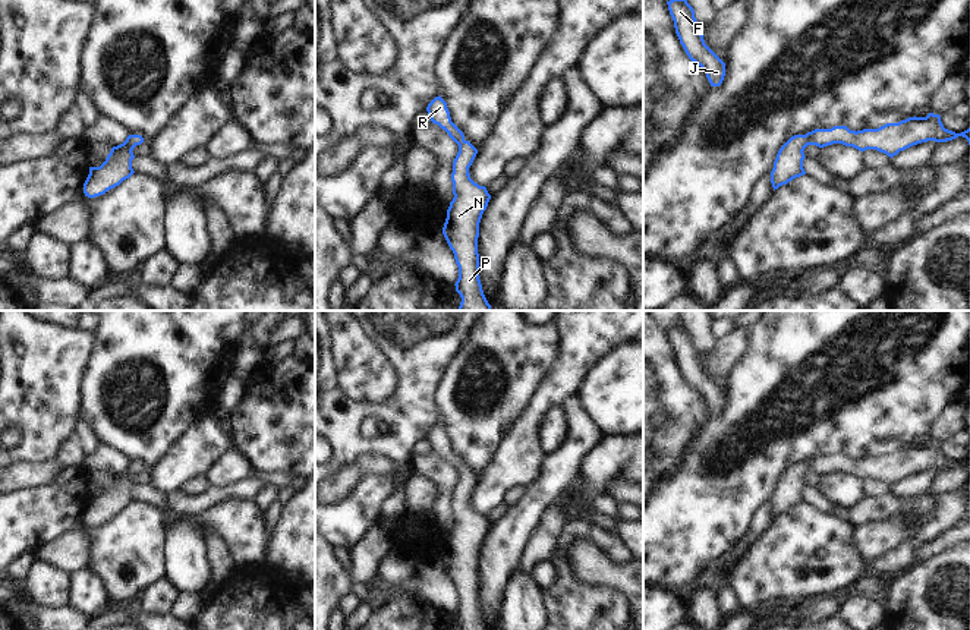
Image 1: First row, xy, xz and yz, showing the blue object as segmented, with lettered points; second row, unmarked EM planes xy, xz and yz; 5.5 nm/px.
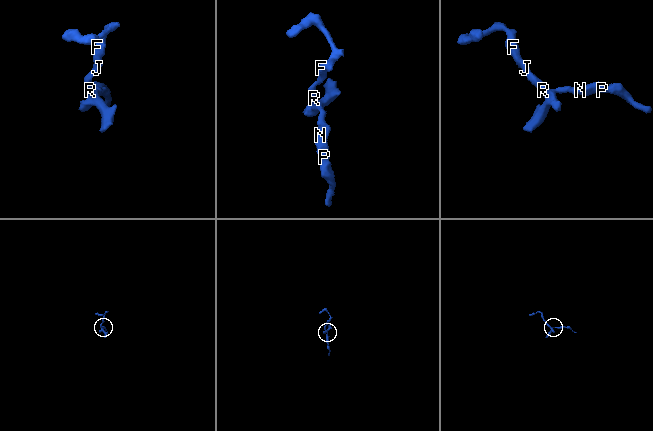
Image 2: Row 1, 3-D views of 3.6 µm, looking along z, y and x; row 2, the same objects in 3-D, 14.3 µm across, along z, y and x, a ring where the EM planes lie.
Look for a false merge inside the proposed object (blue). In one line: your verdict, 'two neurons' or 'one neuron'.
one neuron

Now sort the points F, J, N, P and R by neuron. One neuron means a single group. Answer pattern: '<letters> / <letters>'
F J N P R

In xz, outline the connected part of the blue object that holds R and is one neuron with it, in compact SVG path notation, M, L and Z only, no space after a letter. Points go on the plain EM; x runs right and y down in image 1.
M441 423L428 432L426 440L431 450L444 457L459 473L451 501L454 526L450 530L443 555L443 563L459 595L456 620L462 630L488 630L479 608L478 566L479 551L491 523L485 514L475 511L469 503L469 495L478 478L464 467L463 460L451 450L447 431Z

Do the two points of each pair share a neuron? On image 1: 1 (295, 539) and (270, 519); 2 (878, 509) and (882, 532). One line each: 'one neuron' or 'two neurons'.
1: two neurons
2: two neurons

